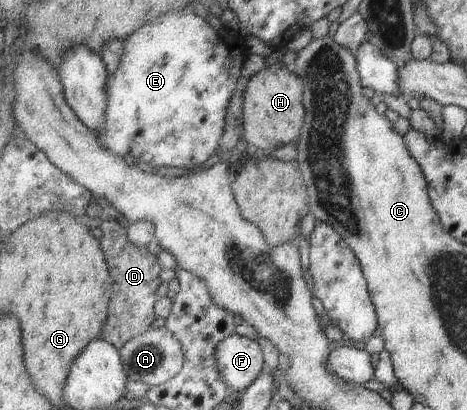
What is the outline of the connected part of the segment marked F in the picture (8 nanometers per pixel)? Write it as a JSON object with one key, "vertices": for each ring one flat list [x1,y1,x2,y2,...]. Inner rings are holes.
{"vertices":[[238,334,221,341,214,357,220,369,220,379,229,387,230,393,248,389,266,369,264,353,258,342]]}

